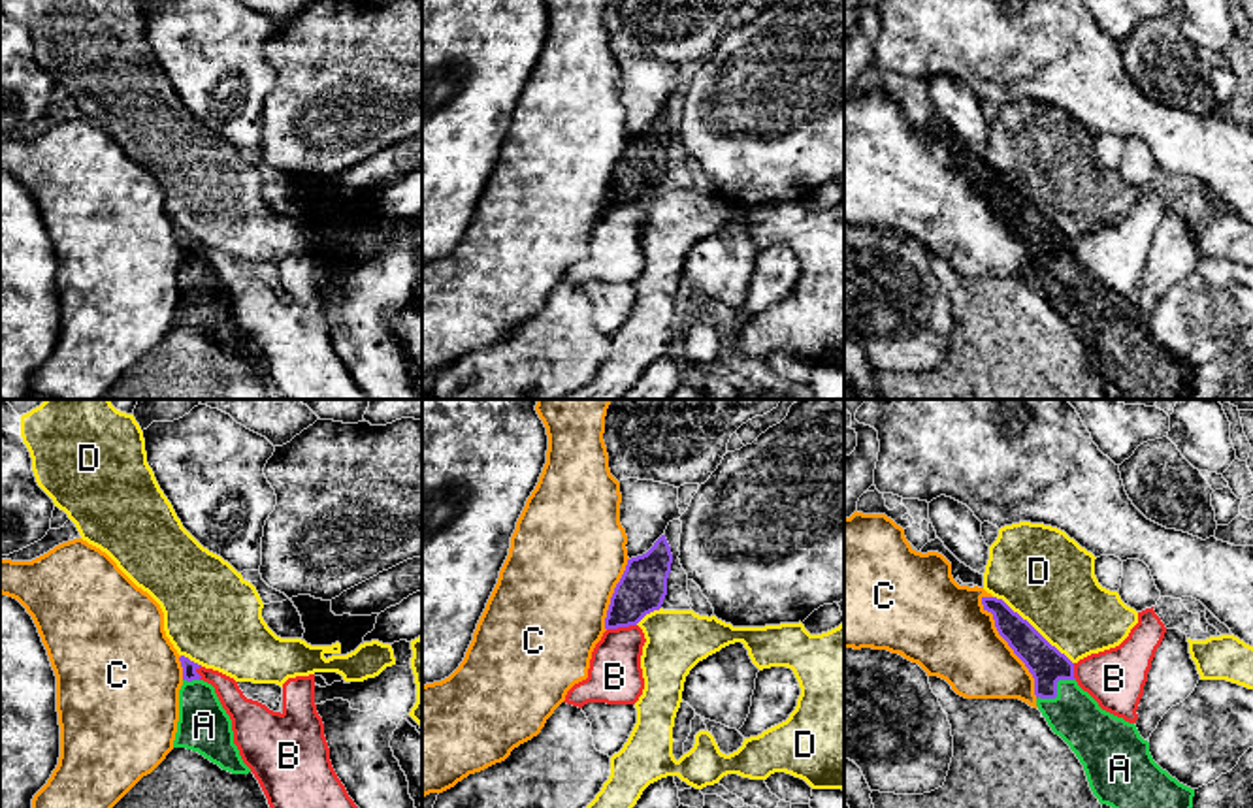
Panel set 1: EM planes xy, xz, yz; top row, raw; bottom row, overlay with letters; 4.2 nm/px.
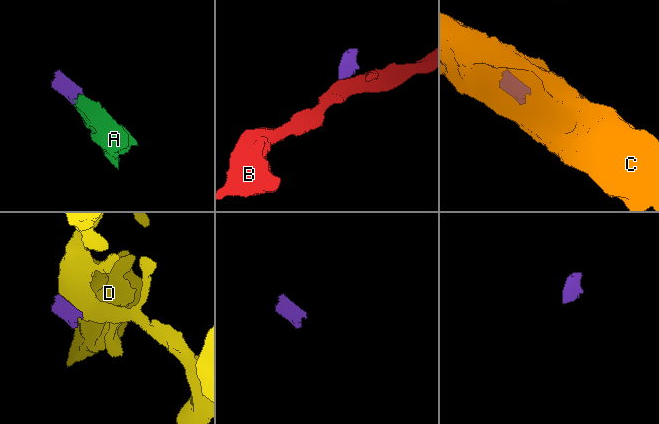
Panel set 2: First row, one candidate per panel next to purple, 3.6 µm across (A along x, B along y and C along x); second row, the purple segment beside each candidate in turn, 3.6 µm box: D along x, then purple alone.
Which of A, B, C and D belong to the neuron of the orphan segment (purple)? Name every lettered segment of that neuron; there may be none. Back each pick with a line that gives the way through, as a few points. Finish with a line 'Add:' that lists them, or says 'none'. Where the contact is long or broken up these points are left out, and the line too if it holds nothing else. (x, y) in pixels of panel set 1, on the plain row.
A: runs through yz (1046, 242), (1054, 251), (1056, 268), (1067, 287), (1093, 313)
Add: A

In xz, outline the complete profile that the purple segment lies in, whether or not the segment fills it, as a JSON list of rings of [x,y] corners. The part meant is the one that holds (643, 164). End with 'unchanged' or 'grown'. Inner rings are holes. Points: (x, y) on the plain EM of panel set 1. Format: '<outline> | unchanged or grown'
[[[665,113],[646,132],[627,137],[610,175],[605,207],[637,203],[646,192],[659,188],[667,173],[671,141],[673,132]]] | unchanged

